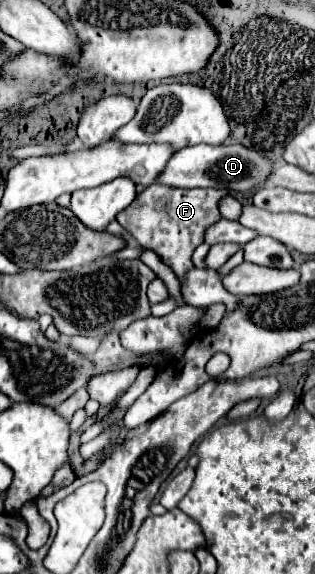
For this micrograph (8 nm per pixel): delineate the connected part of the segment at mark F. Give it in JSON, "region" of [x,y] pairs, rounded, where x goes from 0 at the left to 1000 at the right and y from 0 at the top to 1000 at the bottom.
{"region":[[[479,321],[454,328],[435,345],[403,359],[403,366],[378,369],[371,387],[454,429],[511,446],[511,453],[549,467],[549,474],[575,484],[594,470],[613,467],[606,443],[644,422],[651,401],[683,390],[695,373],[695,348],[721,338],[721,331],[683,328],[549,328],[517,321]]]}

